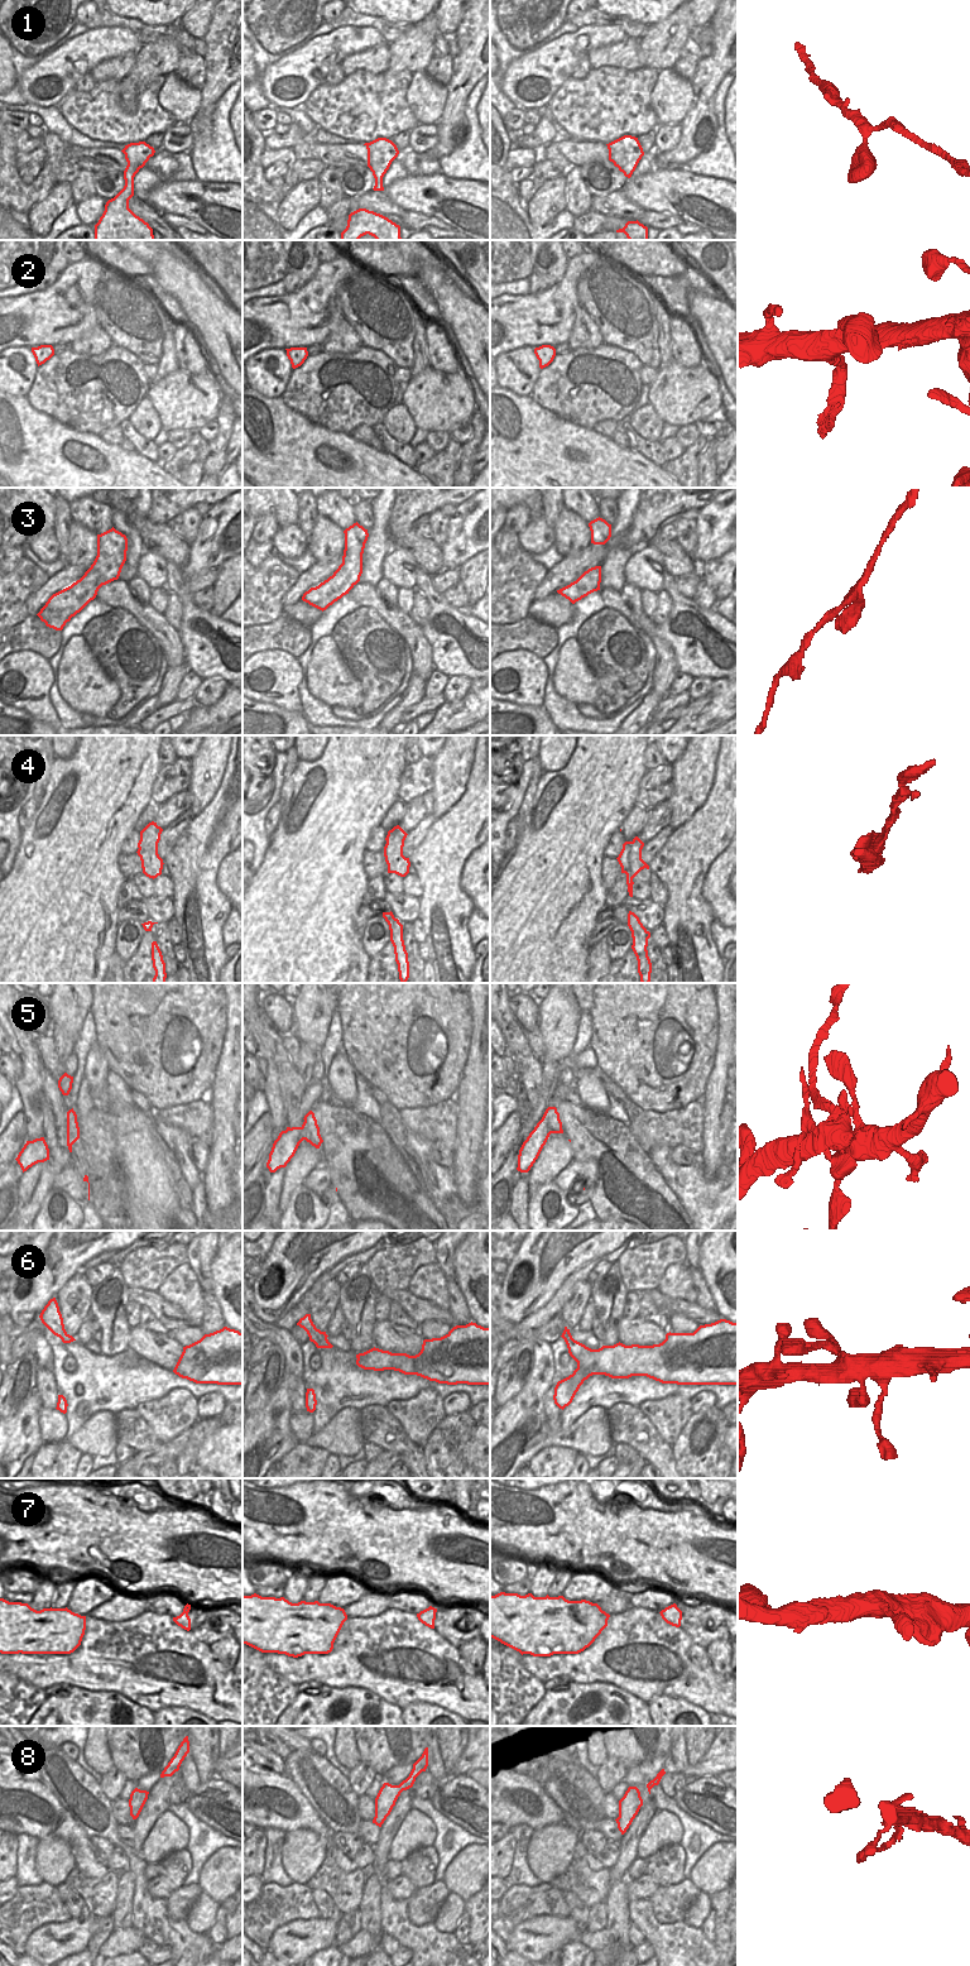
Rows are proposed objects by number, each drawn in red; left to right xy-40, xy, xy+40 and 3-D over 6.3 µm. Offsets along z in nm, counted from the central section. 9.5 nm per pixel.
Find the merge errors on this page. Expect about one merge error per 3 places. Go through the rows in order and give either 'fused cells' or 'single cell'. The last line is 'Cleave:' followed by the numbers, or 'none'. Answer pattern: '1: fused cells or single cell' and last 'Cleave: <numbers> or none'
1: single cell
2: fused cells
3: single cell
4: fused cells
5: fused cells
6: single cell
7: single cell
8: single cell
Cleave: 2, 4, 5

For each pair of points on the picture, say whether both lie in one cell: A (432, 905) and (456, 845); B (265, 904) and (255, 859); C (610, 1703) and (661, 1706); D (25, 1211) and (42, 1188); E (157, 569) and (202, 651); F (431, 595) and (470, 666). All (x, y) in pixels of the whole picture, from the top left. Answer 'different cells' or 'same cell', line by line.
A: same cell
B: different cells
C: different cells
D: same cell
E: different cells
F: same cell

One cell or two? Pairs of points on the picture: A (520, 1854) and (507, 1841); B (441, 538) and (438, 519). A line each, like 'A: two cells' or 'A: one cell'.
A: two cells
B: one cell

